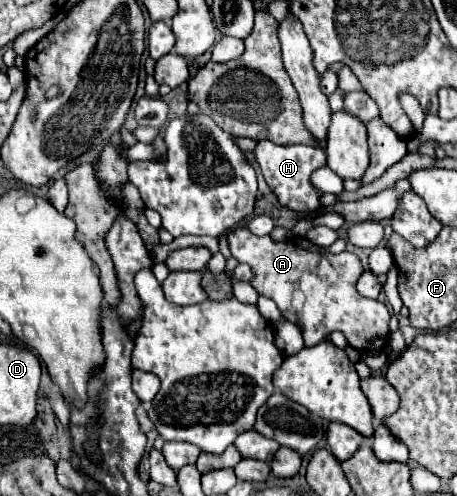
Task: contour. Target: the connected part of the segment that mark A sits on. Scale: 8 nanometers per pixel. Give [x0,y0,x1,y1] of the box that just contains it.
[228,229,390,353]

